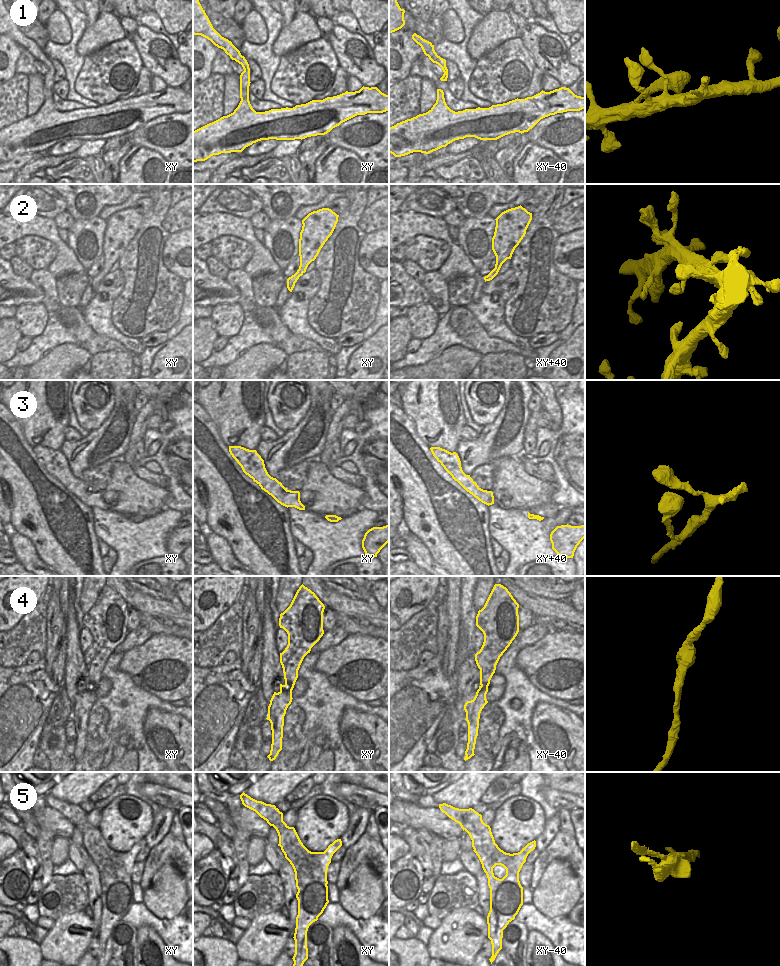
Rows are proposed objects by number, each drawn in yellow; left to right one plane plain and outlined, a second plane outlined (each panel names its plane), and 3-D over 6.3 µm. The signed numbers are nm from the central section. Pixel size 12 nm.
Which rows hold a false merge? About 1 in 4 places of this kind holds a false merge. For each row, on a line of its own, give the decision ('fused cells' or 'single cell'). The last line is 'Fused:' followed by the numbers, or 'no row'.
1: single cell
2: single cell
3: single cell
4: single cell
5: fused cells
Fused: 5

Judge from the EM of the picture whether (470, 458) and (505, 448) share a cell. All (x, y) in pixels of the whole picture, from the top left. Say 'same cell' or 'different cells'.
same cell

